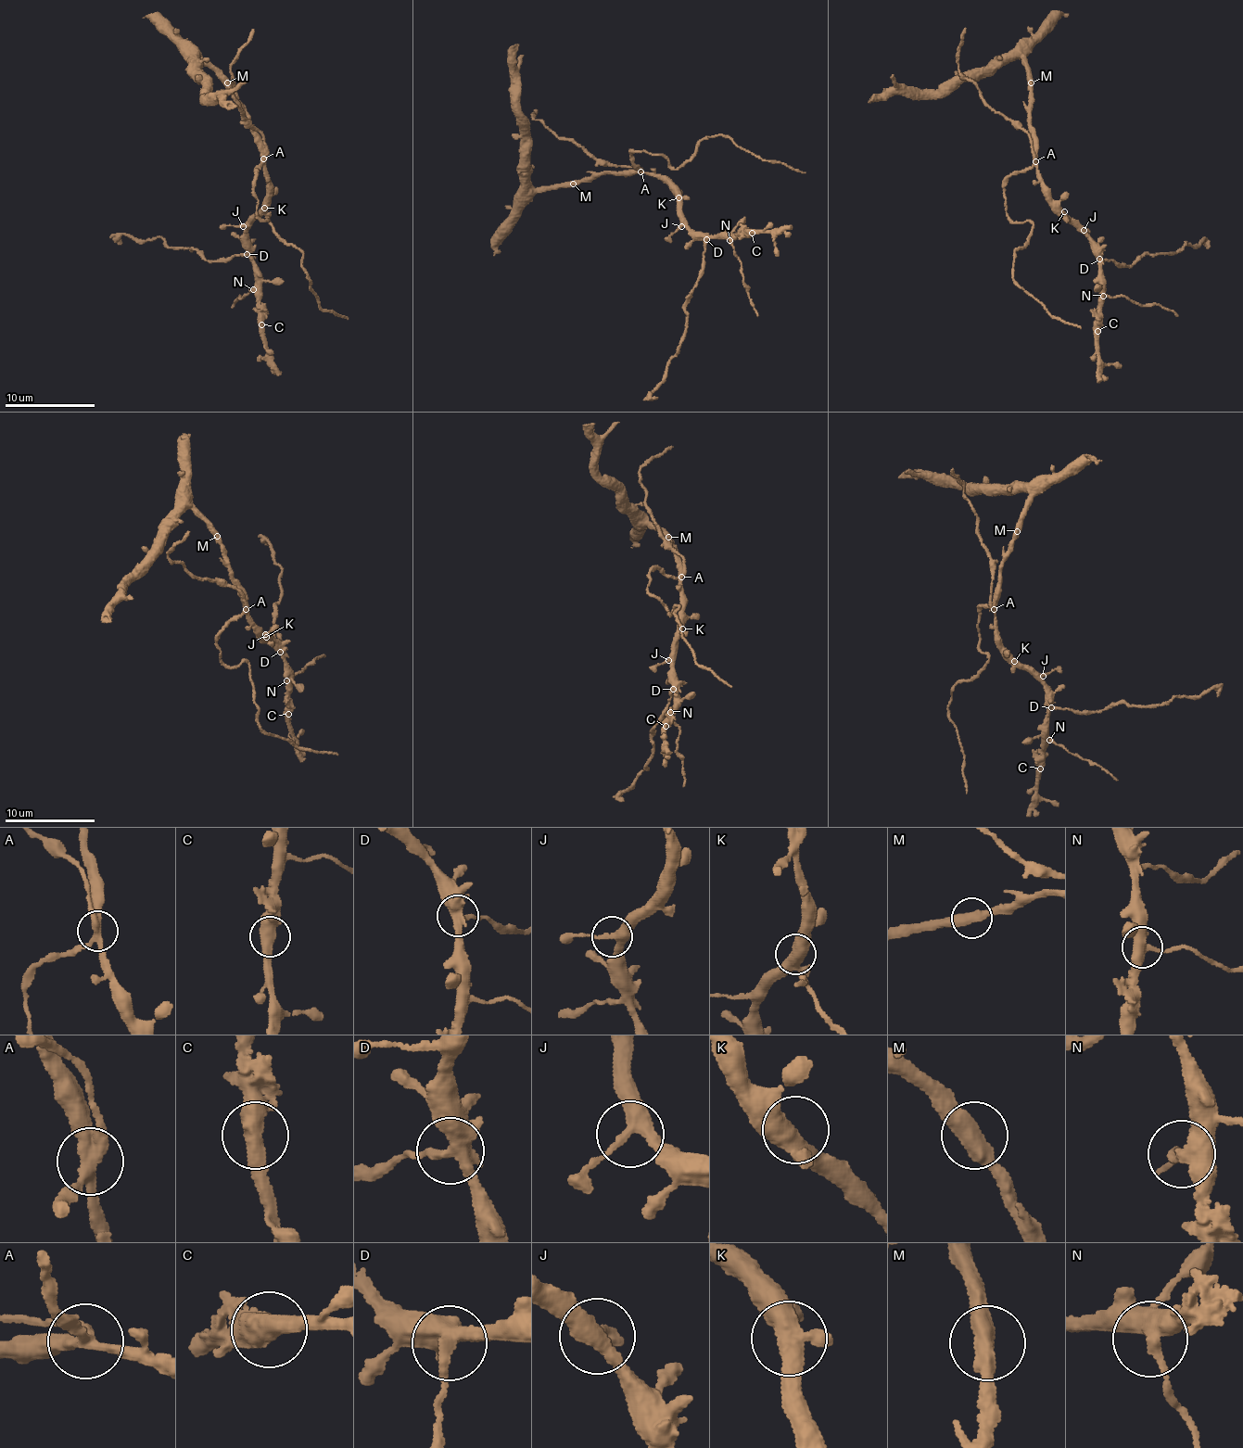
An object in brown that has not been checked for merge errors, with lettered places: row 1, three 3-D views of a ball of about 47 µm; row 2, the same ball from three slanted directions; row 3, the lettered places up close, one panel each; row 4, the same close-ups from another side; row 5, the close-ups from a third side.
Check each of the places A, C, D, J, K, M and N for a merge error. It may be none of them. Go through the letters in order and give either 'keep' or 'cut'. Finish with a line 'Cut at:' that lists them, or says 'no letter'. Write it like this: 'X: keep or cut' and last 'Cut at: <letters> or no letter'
A: cut
C: keep
D: cut
J: keep
K: keep
M: keep
N: cut
Cut at: A, D, N

